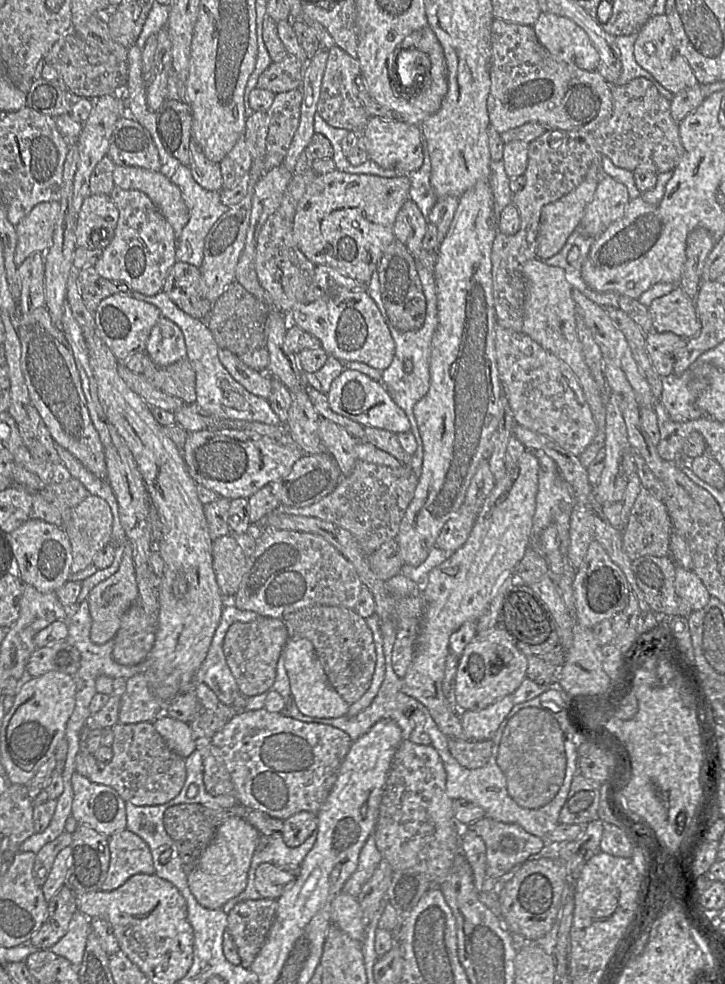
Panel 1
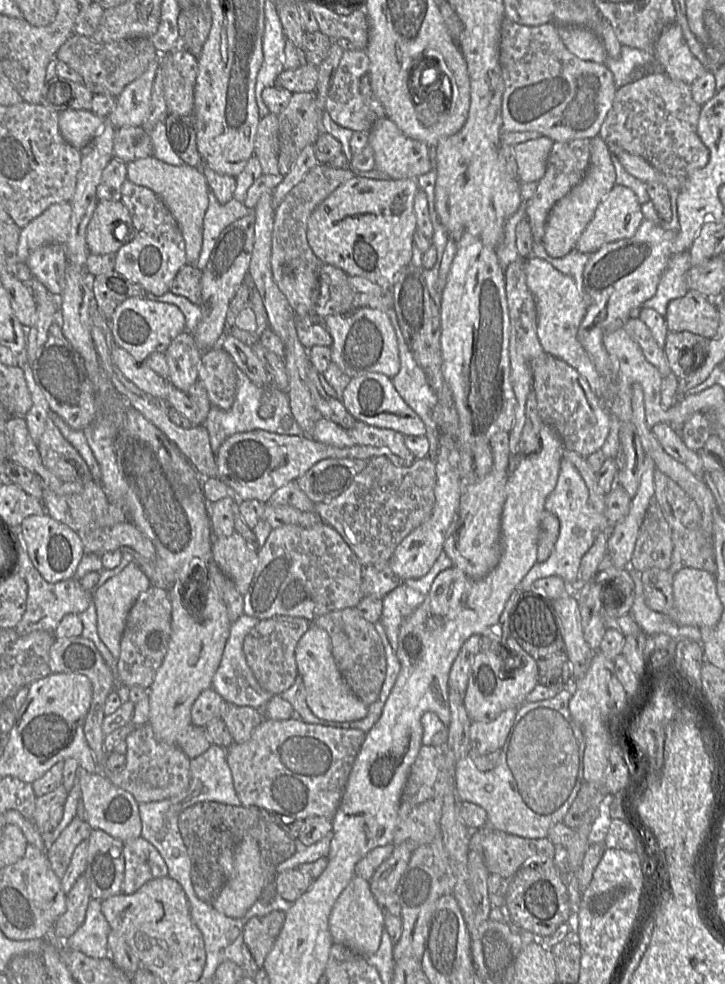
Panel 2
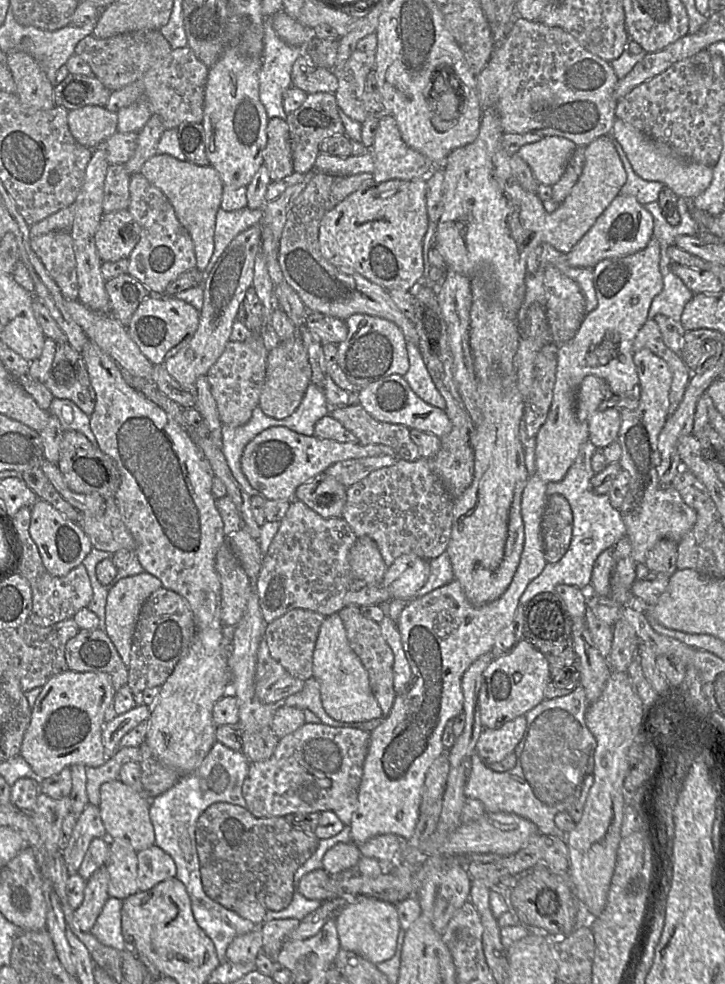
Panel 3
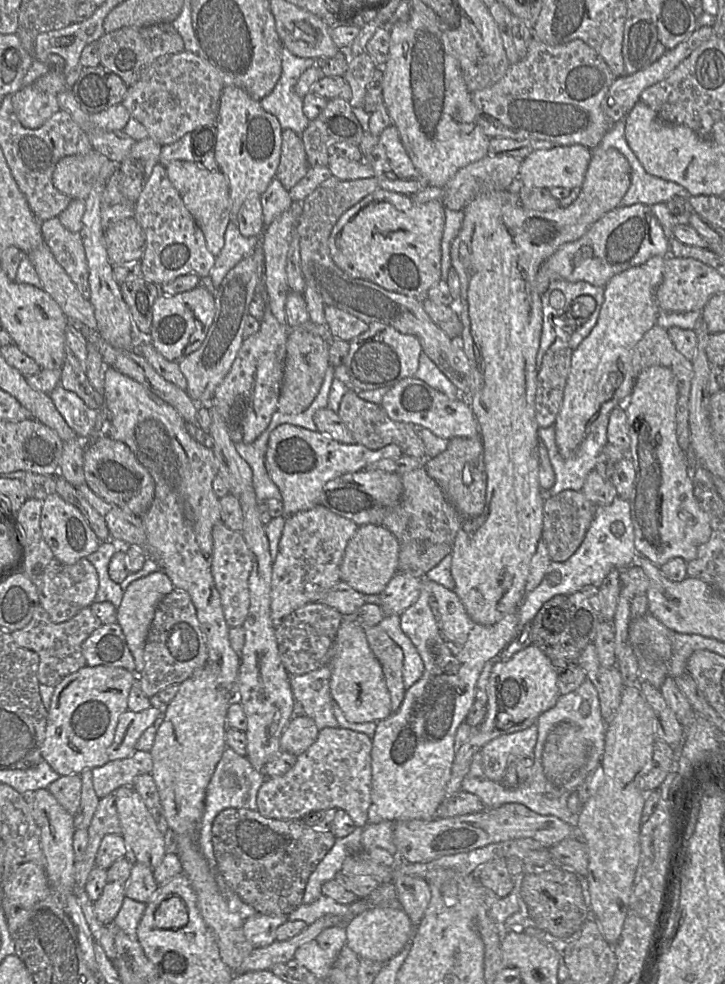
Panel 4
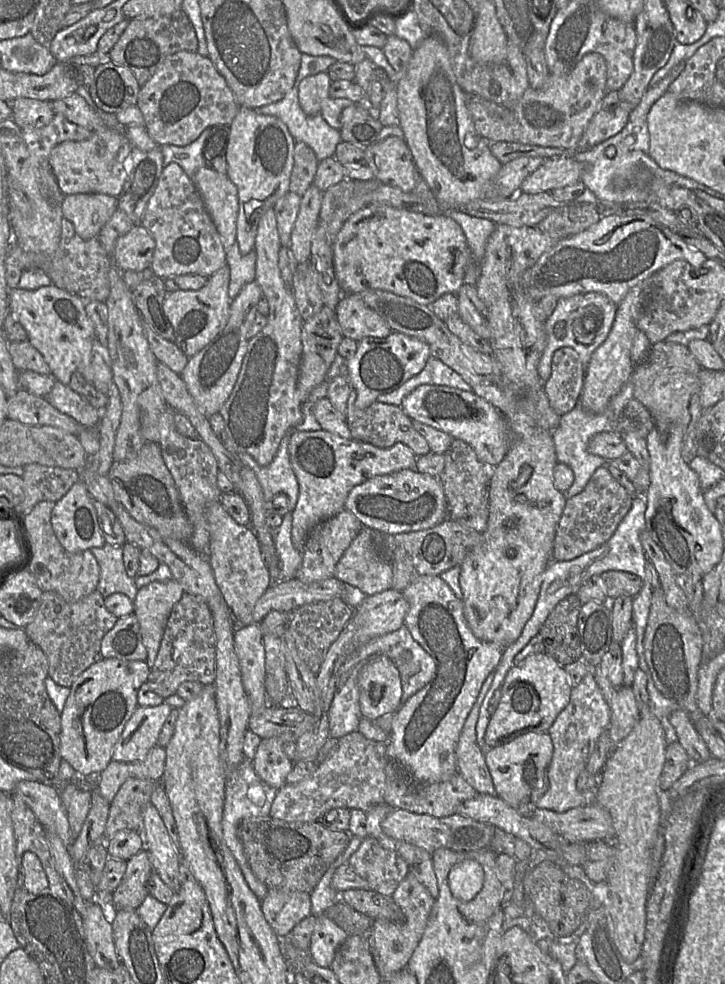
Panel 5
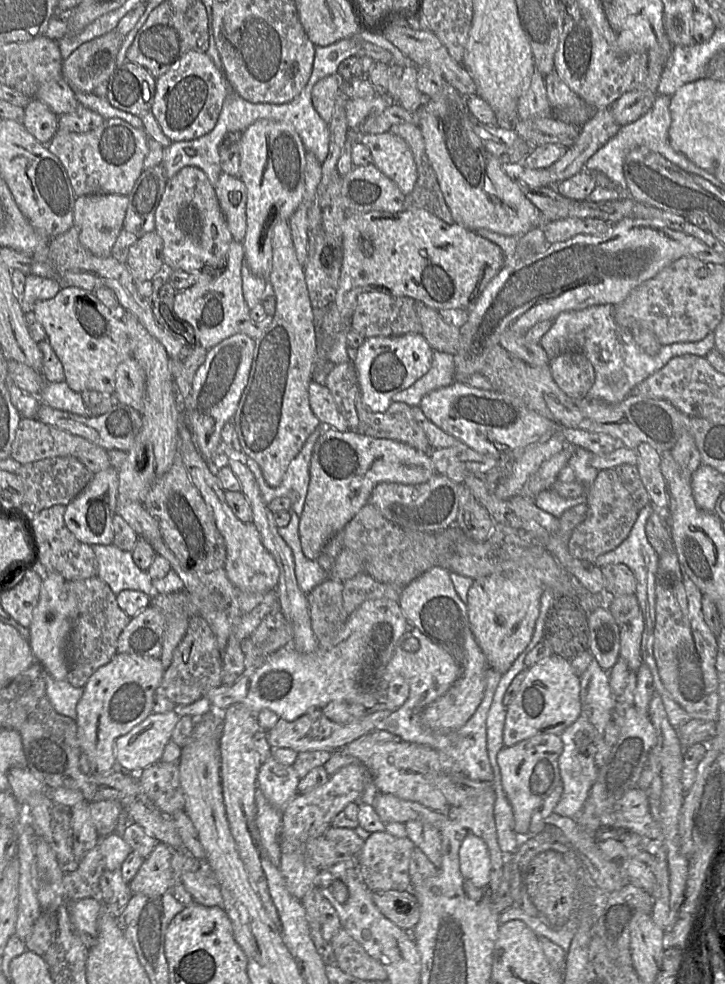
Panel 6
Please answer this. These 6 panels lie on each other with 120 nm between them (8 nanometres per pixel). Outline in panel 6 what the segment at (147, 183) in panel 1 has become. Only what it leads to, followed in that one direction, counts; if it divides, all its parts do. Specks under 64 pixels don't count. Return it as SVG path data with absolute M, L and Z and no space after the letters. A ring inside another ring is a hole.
M222 173L214 188L233 241L243 242L247 229L245 184L239 177Z

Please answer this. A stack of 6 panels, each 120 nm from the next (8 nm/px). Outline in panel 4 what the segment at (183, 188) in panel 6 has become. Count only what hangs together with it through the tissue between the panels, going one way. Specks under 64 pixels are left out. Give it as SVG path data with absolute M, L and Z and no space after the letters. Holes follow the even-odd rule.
M158 163L153 168L135 202L134 210L133 218L146 236L146 249L139 260L141 275L145 280L162 286L187 274L209 277L216 257L208 250L203 232L186 209L164 165Z

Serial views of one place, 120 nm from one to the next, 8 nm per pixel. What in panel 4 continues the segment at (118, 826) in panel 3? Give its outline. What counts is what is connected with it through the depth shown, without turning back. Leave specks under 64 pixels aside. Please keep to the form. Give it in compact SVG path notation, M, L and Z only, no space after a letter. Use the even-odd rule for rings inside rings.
M121 786L113 794L121 826L120 834L128 847L128 856L131 856L135 862L145 864L152 870L155 869L168 852L166 836L157 827L151 812L136 790L129 786Z

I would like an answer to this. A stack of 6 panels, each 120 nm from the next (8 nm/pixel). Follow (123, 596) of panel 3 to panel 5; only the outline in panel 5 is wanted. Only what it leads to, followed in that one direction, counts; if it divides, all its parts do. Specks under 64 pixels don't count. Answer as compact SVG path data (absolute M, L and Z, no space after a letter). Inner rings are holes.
M174 578L153 581L139 588L133 600L133 614L137 617L143 643L147 650L146 662L153 667L169 615L184 593Z

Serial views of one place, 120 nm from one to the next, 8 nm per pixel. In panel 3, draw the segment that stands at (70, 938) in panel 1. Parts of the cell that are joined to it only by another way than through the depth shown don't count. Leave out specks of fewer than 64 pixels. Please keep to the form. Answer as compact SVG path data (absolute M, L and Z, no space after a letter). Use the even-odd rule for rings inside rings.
M110 897L90 933L103 945L124 950L127 945L121 928L122 899Z

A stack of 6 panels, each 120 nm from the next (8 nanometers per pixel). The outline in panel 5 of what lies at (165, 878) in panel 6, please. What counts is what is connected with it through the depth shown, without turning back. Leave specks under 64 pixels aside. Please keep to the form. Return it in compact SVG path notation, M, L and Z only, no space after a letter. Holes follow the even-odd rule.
M142 850L127 860L125 874L119 886L111 893L111 904L116 911L137 909L149 895L147 882L152 873L147 851Z

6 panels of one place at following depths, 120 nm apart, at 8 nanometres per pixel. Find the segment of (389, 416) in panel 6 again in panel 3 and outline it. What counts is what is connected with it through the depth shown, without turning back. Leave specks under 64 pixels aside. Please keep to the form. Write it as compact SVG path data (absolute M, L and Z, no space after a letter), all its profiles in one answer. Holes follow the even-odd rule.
M360 404L334 407L331 415L352 432L361 445L389 446L396 456L404 461L416 461L421 458L418 446L410 437L410 428L405 425L380 422Z

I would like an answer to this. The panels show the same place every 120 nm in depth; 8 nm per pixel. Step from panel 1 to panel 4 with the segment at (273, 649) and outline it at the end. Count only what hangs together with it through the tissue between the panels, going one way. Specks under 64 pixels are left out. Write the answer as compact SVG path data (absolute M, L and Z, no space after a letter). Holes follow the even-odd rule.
M307 603L274 627L279 656L289 674L302 675L326 664L329 651L339 630L343 615L322 603Z

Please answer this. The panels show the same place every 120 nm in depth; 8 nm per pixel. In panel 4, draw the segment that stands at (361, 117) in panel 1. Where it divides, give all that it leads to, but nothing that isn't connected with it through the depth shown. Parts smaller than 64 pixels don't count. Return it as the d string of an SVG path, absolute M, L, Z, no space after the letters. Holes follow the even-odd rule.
M367 52L350 56L343 78L351 87L352 96L348 102L353 108L364 107L367 86L375 69L375 60Z

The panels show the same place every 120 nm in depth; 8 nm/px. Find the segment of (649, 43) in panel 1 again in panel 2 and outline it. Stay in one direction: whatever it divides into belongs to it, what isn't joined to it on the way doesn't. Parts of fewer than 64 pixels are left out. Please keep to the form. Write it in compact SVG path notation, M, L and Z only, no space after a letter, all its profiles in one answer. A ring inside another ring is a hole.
M676 20L659 35L653 46L652 55L655 65L675 81L692 84L706 71L691 52Z

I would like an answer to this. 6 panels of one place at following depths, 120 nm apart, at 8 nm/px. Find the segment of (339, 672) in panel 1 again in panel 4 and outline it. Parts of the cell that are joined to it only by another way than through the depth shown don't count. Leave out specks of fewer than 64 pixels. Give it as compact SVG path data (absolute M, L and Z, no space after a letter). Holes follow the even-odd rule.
M379 624L364 629L368 644L379 660L391 695L391 710L399 710L406 693L403 680L404 652Z

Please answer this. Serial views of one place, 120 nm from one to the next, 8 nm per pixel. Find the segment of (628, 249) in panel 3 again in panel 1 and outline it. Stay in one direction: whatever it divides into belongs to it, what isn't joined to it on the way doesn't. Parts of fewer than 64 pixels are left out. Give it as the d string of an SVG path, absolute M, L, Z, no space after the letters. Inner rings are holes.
M602 173L593 198L585 208L580 223L582 232L597 238L613 222L622 218L630 200L624 184Z

